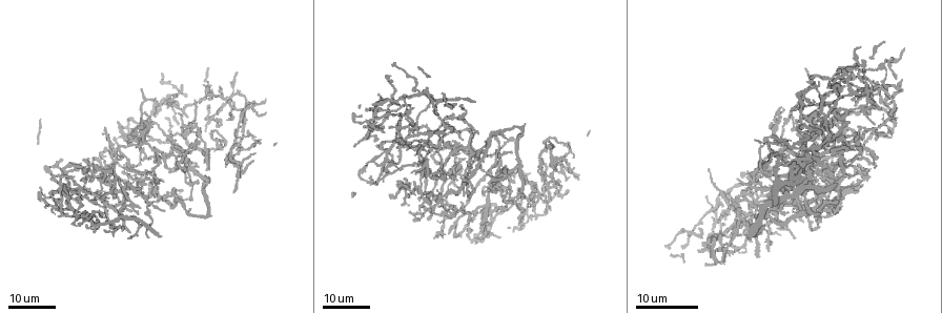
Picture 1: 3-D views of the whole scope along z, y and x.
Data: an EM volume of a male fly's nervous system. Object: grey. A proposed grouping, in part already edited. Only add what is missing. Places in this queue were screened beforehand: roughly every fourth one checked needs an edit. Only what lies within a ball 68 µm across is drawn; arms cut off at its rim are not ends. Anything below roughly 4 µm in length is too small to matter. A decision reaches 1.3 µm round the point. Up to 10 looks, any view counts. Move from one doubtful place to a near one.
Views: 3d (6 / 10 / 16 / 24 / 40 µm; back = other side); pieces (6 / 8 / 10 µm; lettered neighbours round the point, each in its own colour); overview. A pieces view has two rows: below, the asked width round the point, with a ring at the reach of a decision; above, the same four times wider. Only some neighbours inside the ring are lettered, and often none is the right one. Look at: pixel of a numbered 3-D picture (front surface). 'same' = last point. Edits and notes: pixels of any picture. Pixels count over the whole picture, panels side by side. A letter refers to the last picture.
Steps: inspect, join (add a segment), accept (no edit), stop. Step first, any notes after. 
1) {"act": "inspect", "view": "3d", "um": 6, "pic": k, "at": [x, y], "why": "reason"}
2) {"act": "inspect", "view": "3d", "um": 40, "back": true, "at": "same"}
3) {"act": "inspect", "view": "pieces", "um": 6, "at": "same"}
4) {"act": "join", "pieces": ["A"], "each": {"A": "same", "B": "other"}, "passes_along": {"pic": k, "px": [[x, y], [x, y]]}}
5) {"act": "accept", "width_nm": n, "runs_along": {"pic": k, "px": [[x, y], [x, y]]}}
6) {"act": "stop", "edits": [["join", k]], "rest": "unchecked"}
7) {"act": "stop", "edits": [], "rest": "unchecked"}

{"act": "inspect", "view": "3d", "um": 24, "pic": 1, "at": [143, 91], "why": "long arm stops here"}

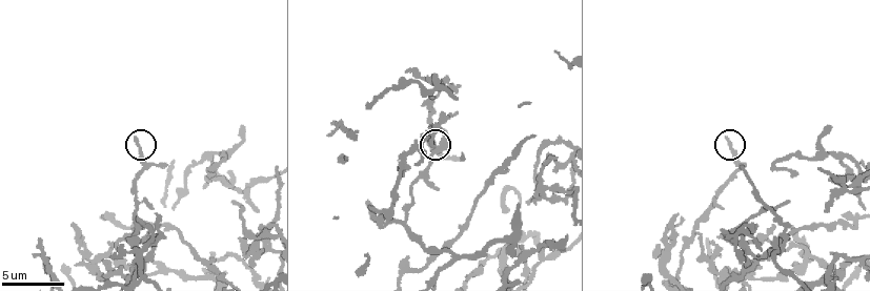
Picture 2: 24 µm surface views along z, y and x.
{"act": "inspect", "view": "pieces", "um": 8, "pic": 2, "at": [727, 140], "why": "what lies round it"}

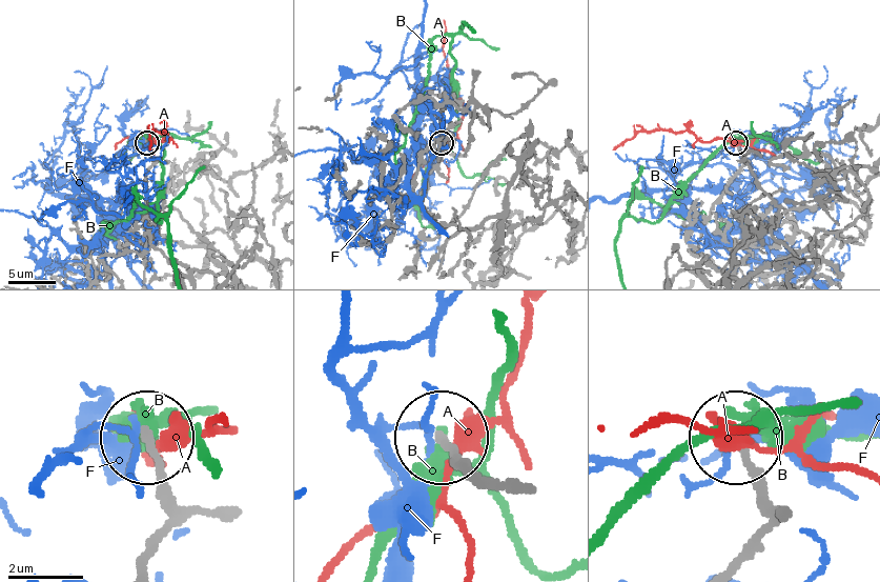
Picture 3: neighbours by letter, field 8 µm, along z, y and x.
{"act": "accept", "each": {"A": "other", "B": "other", "F": "other"}, "runs_along": {"pic": 3, "px": [[149, 561], [168, 514], [152, 441]]}, "found": "no lettered segment goes on from it"}

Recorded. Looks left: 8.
{"act": "inspect", "view": "pieces", "um": 8, "pic": 2, "at": [708, 238]}

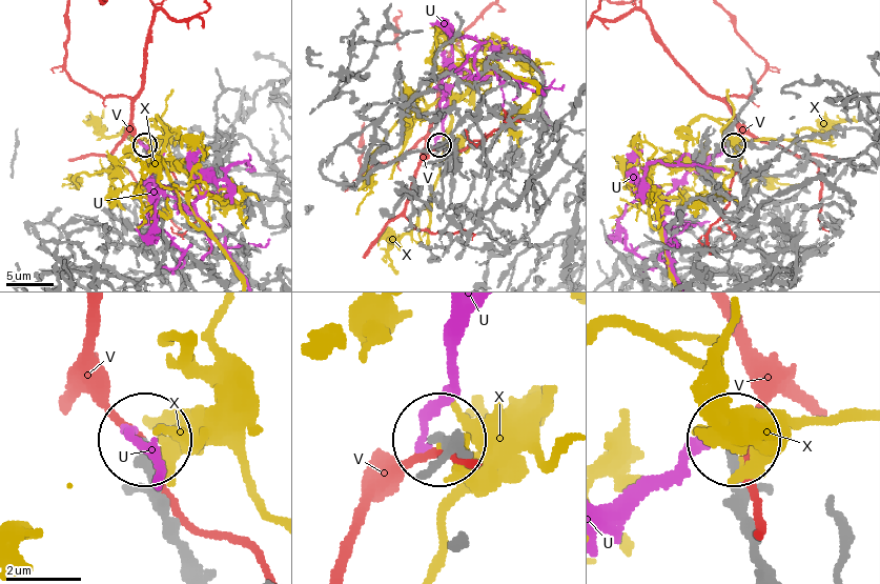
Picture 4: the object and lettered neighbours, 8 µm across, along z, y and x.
{"act": "accept", "each": {"U": "other", "V": "other", "X": "other"}, "found": "none of them fits"}

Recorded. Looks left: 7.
{"act": "inspect", "view": "3d", "um": 6, "pic": 2, "at": [416, 165], "why": "tapers out"}

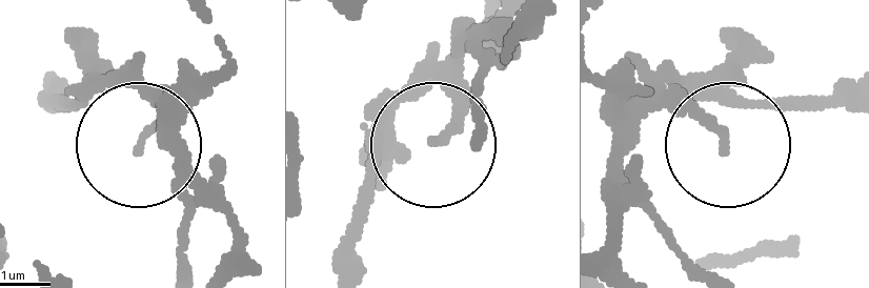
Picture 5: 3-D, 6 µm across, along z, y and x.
{"act": "inspect", "view": "pieces", "um": 8, "pic": 5, "at": [141, 146], "why": "see the neighbours"}

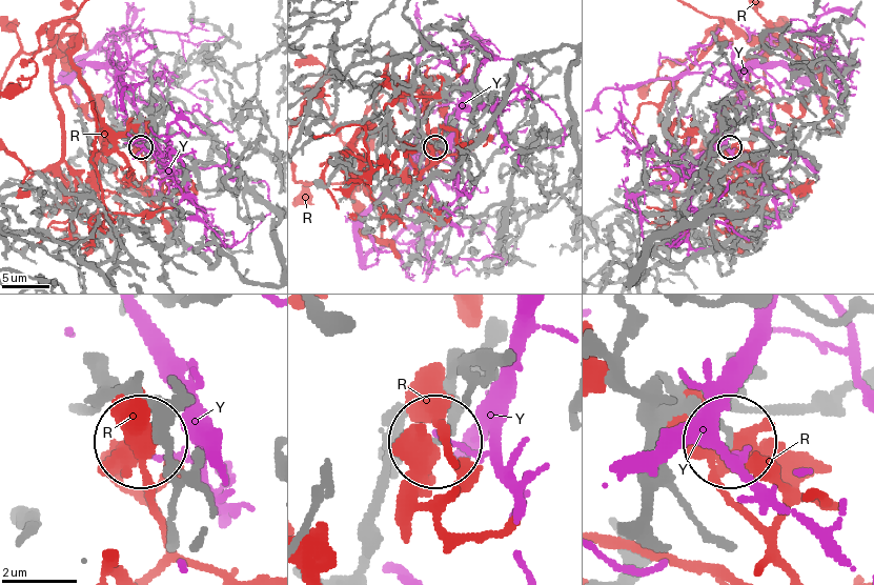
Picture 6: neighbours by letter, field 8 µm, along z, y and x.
{"act": "accept", "each": {"R": "other", "Y": "other"}, "found": "none of them fits"}

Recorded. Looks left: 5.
{"act": "inspect", "view": "pieces", "um": 10, "pic": 2, "at": [233, 200], "why": "thin end"}

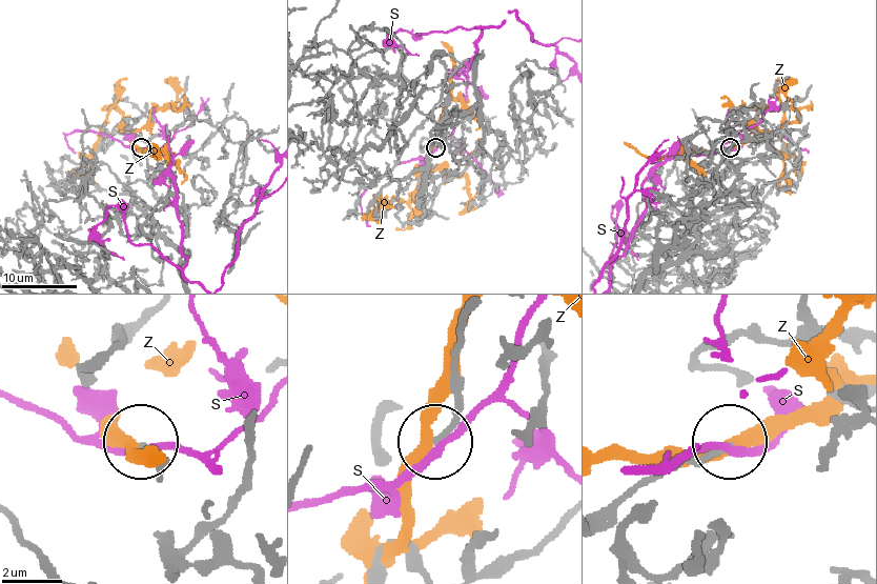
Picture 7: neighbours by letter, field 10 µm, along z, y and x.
{"act": "accept", "each": {"S": "other", "Z": "other"}, "runs_along": {"pic": 7, "px": [[599, 517], [725, 444]]}, "found": "no lettered segment goes on from it"}

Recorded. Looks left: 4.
{"act": "inspect", "view": "3d", "um": 16, "pic": 1, "at": [83, 161], "why": "an open end"}

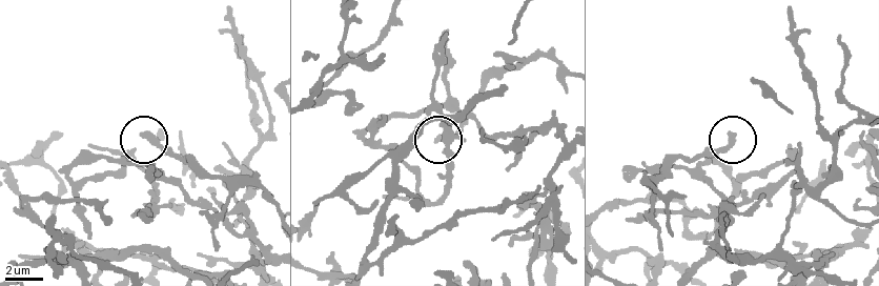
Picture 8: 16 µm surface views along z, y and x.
{"act": "inspect", "view": "pieces", "um": 10, "pic": 8, "at": [732, 134], "why": "see the neighbours"}

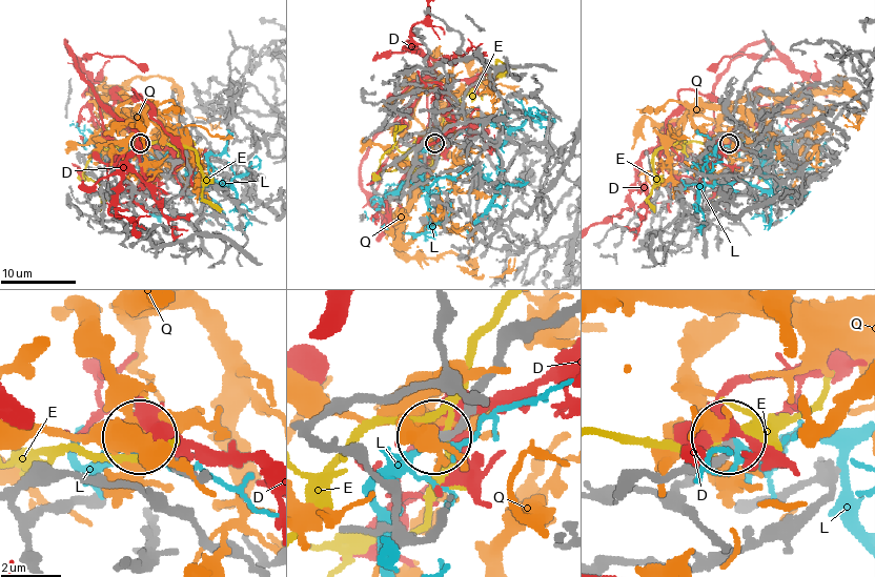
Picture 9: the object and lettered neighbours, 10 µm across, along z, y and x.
{"act": "accept", "width_nm": 300, "each": {"D": "other", "E": "other", "L": "other", "Q": "other"}, "found": "no lettered segment goes on from it"}

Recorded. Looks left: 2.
{"act": "stop", "edits": [], "rest": "unchecked"}

